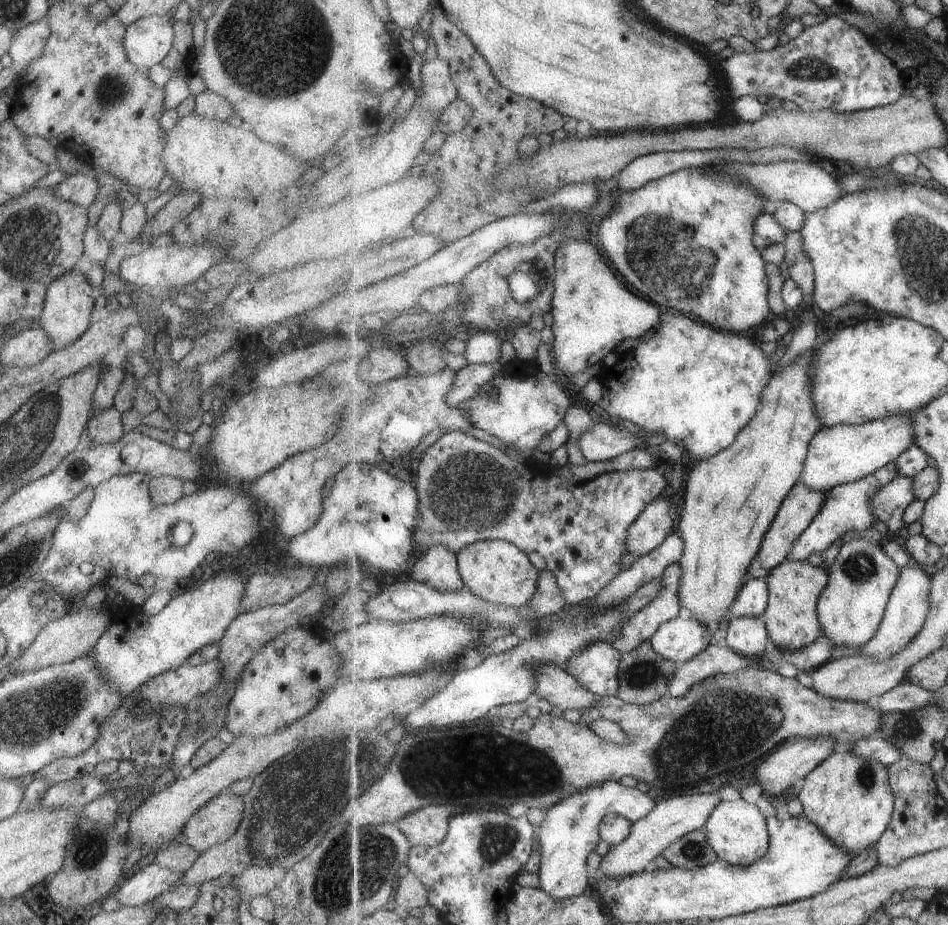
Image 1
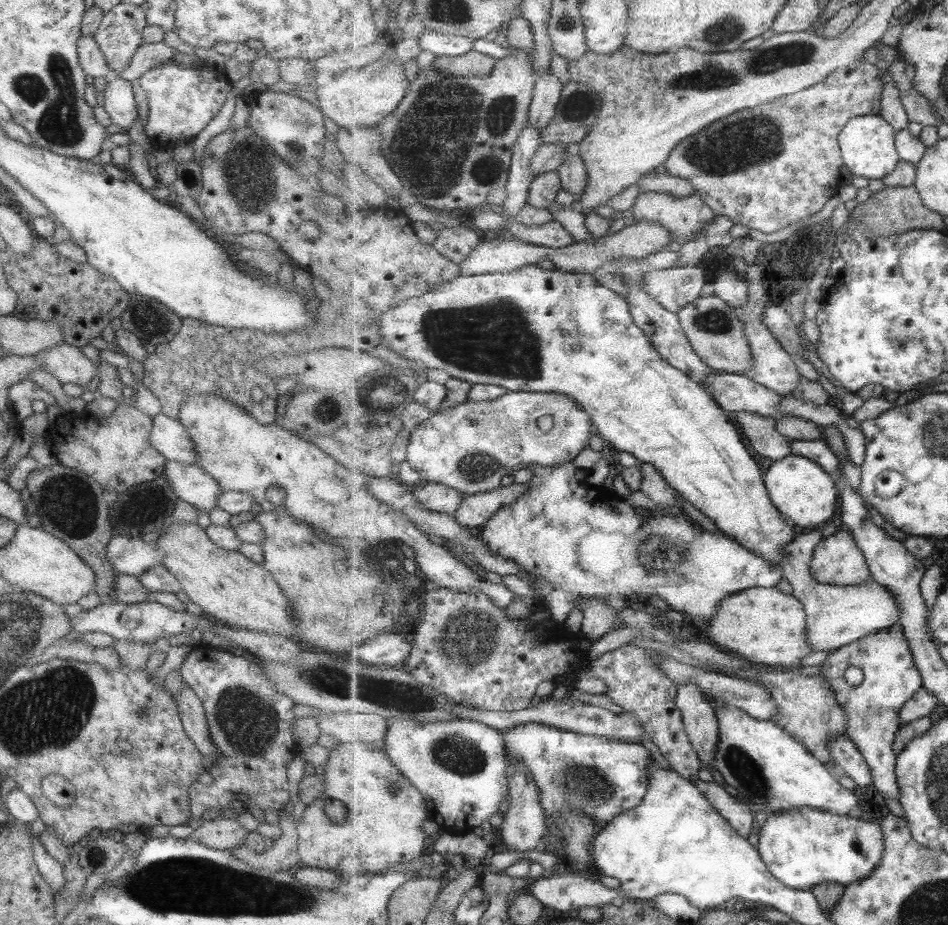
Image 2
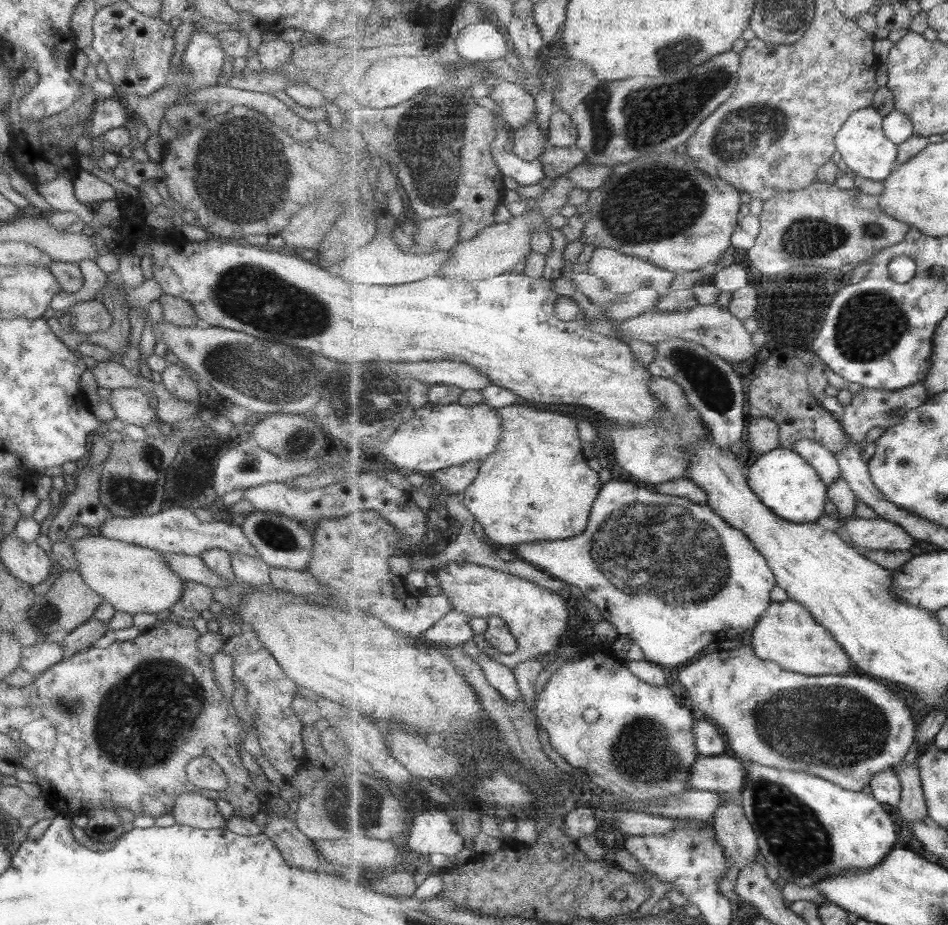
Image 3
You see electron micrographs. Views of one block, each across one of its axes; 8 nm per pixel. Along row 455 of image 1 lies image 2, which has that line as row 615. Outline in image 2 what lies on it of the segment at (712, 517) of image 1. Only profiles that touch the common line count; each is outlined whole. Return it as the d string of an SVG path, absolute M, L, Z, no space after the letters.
M755 587L737 592L721 600L717 614L701 622L709 632L713 644L722 650L770 667L799 666L809 656L811 645L807 632L808 616L804 604L793 594L785 594L777 587Z

